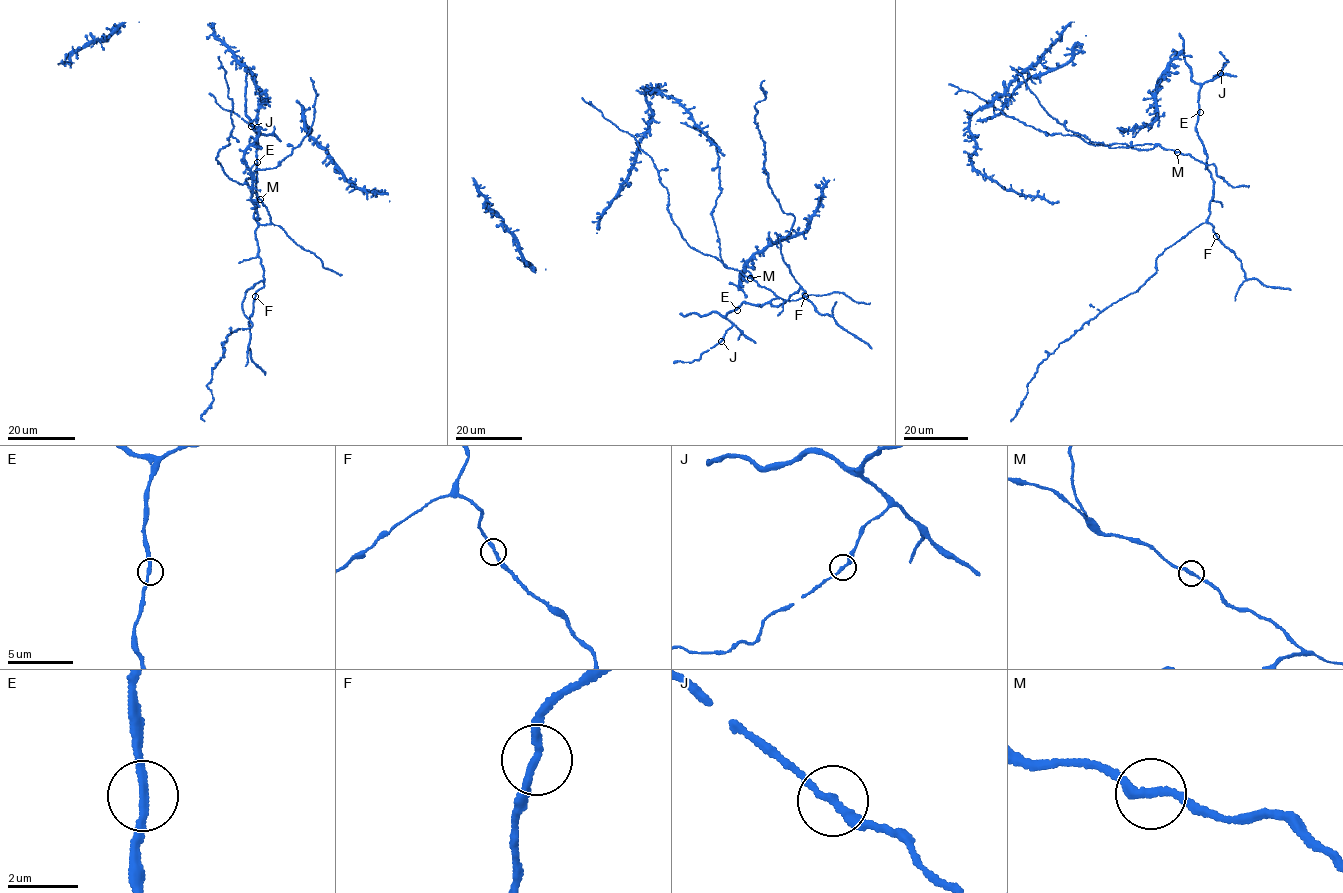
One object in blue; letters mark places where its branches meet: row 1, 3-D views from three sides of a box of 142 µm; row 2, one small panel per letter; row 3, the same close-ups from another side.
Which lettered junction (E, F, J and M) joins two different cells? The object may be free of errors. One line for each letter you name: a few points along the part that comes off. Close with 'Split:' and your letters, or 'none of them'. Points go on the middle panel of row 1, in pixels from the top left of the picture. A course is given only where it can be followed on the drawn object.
Split: none of them

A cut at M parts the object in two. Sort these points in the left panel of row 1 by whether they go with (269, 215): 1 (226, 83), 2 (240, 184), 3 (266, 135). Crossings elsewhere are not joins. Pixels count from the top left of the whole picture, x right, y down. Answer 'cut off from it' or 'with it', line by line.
1: cut off from it
2: cut off from it
3: with it

